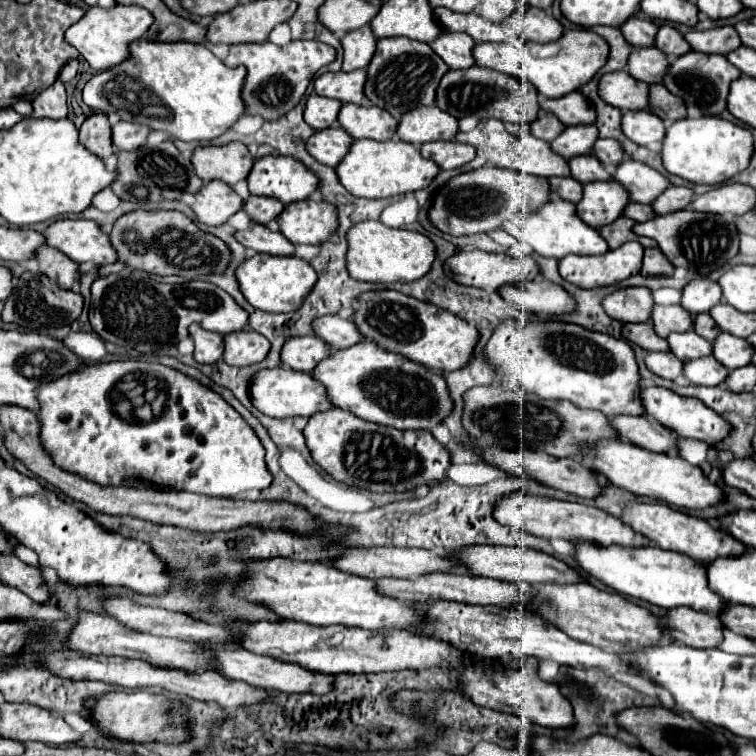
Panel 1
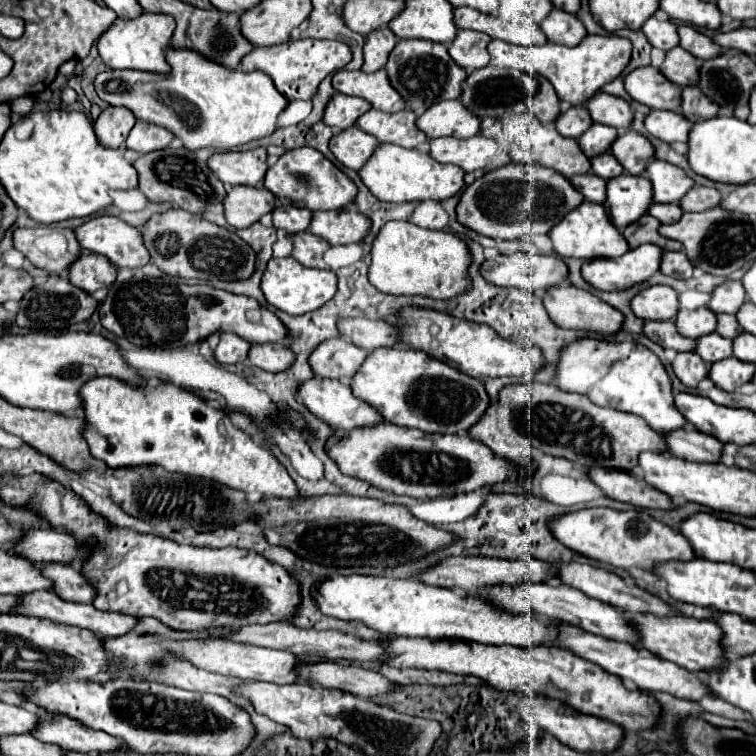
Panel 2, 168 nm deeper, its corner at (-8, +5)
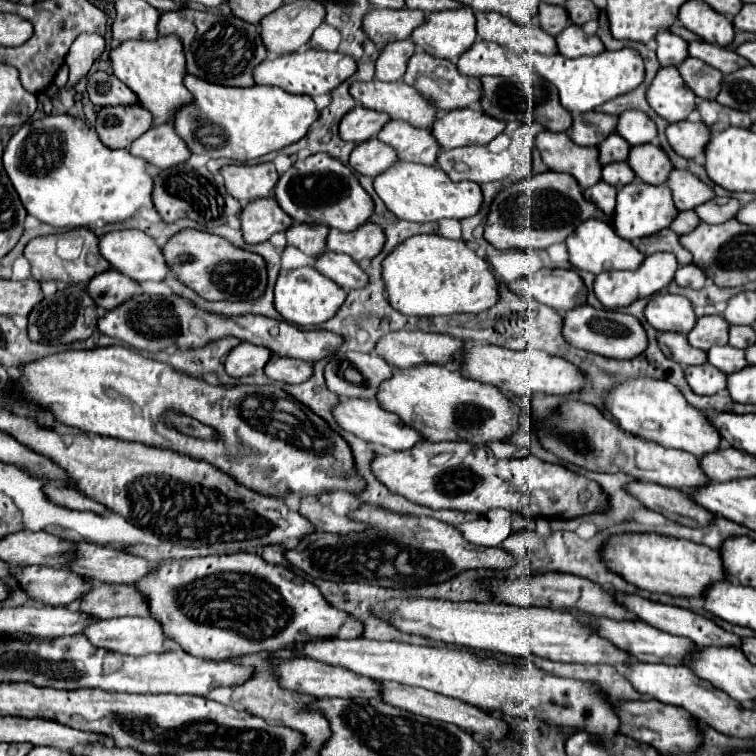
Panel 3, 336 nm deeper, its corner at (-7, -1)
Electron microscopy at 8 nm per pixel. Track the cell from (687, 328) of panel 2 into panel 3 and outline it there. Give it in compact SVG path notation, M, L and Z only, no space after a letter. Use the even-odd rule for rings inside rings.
M702 316L686 338L700 350L708 350L714 344L728 344L728 322L722 316Z

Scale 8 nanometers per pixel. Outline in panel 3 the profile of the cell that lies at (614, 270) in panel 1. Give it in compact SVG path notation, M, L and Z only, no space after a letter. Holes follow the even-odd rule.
M656 252L644 258L644 262L636 270L622 270L622 272L602 272L594 278L594 294L606 308L622 308L632 304L638 298L652 296L660 292L668 282L674 278L674 272L678 268L676 258L670 252Z

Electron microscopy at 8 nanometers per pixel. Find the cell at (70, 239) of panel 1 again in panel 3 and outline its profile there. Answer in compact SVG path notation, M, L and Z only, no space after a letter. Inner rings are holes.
M112 230L100 236L100 254L132 280L164 280L170 272L160 246L142 230Z

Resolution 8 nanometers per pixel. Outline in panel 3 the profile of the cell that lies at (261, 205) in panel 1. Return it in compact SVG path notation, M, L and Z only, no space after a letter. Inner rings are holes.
M294 224L284 234L286 234L290 246L296 246L306 256L316 258L318 254L322 254L326 250L328 230L330 228L324 224Z

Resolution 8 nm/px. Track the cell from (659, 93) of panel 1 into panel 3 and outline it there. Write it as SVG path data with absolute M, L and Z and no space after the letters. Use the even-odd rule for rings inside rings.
M702 100L696 110L700 112L702 122L712 130L724 130L728 126L742 126L742 128L750 128L752 120L748 118L748 114L744 112L736 112L736 110L728 110L726 106L720 106L716 100Z

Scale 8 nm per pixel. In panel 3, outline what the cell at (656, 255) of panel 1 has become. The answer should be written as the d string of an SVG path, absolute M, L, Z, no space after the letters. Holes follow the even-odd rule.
M686 264L686 266L680 266L674 274L674 282L678 286L690 286L690 288L702 288L706 278L704 278L704 272L694 266L694 264Z

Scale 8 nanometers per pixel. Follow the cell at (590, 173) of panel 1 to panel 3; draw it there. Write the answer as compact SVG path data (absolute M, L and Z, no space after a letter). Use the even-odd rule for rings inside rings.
M612 162L602 168L602 180L608 182L610 186L616 186L616 188L624 186L632 182L632 178L634 178L632 168L626 162Z

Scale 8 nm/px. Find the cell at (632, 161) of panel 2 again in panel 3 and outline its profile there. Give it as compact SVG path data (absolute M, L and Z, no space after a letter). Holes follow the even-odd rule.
M650 142L630 146L626 162L634 170L634 174L646 184L664 184L672 170L672 162L664 154L664 150Z

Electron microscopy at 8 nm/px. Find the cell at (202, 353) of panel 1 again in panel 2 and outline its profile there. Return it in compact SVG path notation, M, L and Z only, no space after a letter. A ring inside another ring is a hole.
M221 334L221 340L215 348L215 358L219 364L237 364L247 358L251 344L237 334Z

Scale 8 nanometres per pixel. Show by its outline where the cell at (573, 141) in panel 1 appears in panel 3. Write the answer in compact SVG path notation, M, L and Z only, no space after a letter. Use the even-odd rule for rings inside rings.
M610 134L608 138L604 138L598 144L598 160L602 164L610 164L610 162L620 162L626 160L628 156L628 142L624 142L624 138L620 138L618 134Z

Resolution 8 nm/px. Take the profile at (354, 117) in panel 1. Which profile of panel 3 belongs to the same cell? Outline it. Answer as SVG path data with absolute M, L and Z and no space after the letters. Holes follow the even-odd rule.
M390 120L378 132L378 140L392 146L398 154L398 160L404 162L420 162L420 164L436 164L438 144L432 138L430 130L416 128L402 120Z

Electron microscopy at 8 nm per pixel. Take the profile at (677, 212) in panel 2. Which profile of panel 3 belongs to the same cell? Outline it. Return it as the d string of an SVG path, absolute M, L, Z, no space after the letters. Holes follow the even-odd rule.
M688 210L688 212L678 212L678 216L672 220L670 228L676 232L676 234L686 234L688 230L692 230L692 226L696 226L696 222L700 222L700 218Z

